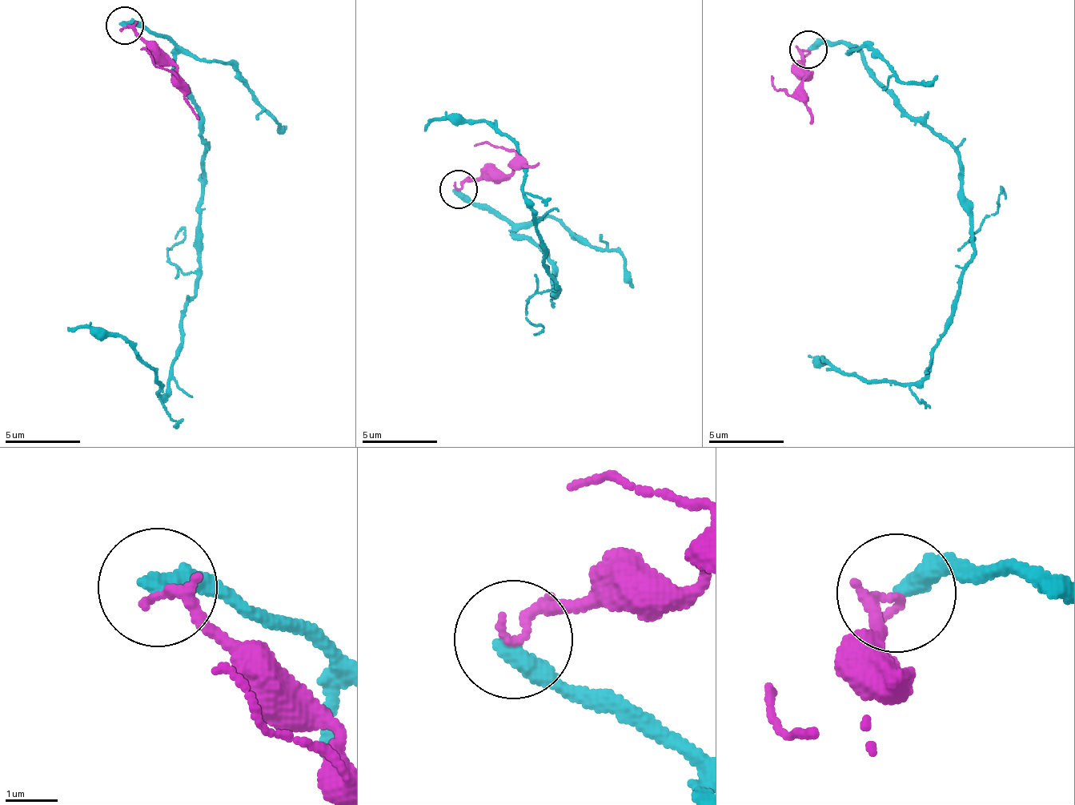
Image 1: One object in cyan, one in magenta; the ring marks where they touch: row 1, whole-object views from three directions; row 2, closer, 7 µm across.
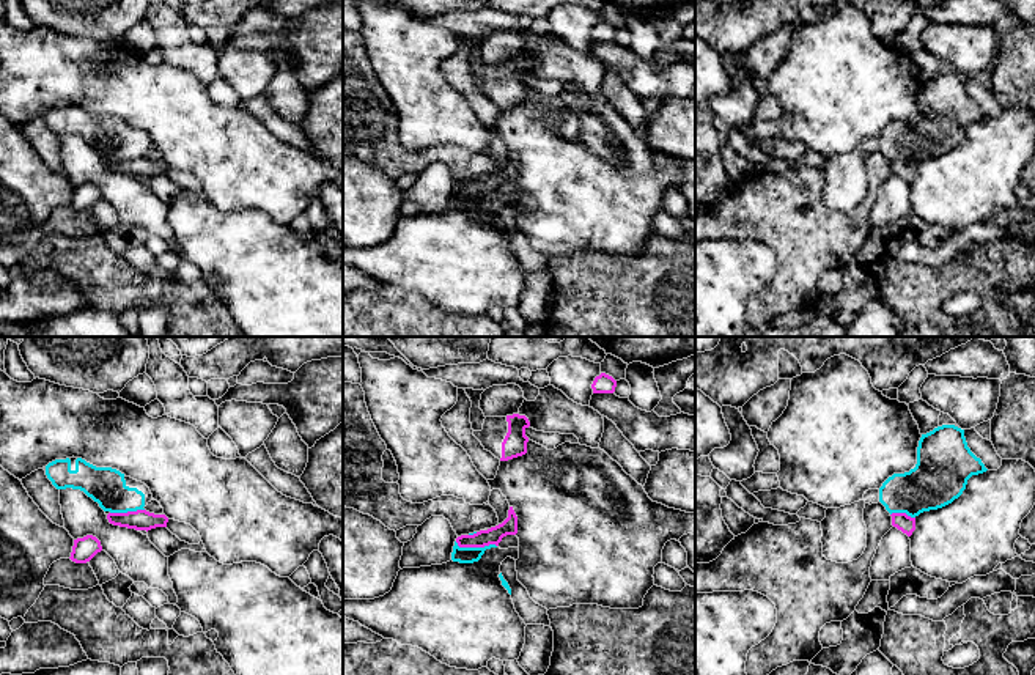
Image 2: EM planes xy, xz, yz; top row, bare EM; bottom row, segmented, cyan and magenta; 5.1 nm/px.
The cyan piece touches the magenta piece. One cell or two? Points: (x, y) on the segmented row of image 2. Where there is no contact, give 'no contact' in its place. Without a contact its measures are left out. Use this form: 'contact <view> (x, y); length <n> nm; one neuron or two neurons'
contact xz (475, 548); length 220 nm; two neurons

